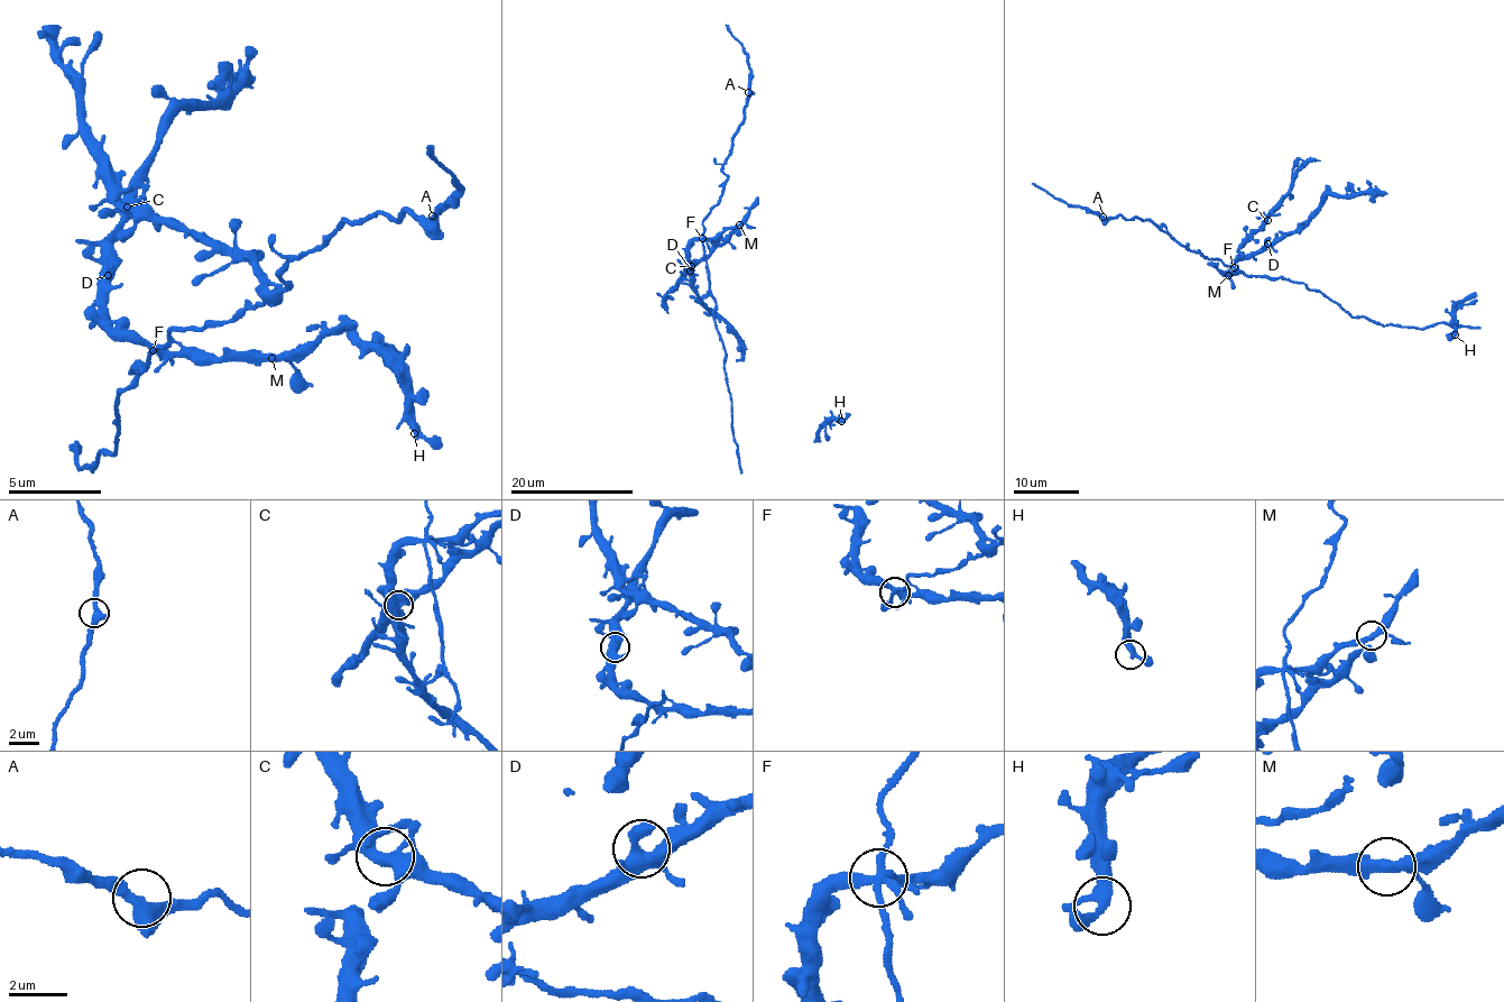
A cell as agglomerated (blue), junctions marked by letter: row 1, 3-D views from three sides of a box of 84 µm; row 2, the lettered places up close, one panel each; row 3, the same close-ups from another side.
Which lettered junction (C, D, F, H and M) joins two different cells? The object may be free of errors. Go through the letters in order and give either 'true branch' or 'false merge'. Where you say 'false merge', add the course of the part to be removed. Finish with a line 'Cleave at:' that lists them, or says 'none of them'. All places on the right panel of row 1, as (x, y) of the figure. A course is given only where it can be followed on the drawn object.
C: true branch
D: true branch
F: false merge; foreign part runs (1234, 268), (1179, 245), (1149, 220), (1119, 215), (1101, 218), (1054, 199), (1032, 183)
H: true branch
M: true branch
Cleave at: F

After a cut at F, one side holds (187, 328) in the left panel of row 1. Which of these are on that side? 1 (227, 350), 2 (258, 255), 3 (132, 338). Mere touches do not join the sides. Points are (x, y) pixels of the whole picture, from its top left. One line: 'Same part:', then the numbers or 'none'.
Same part: none

